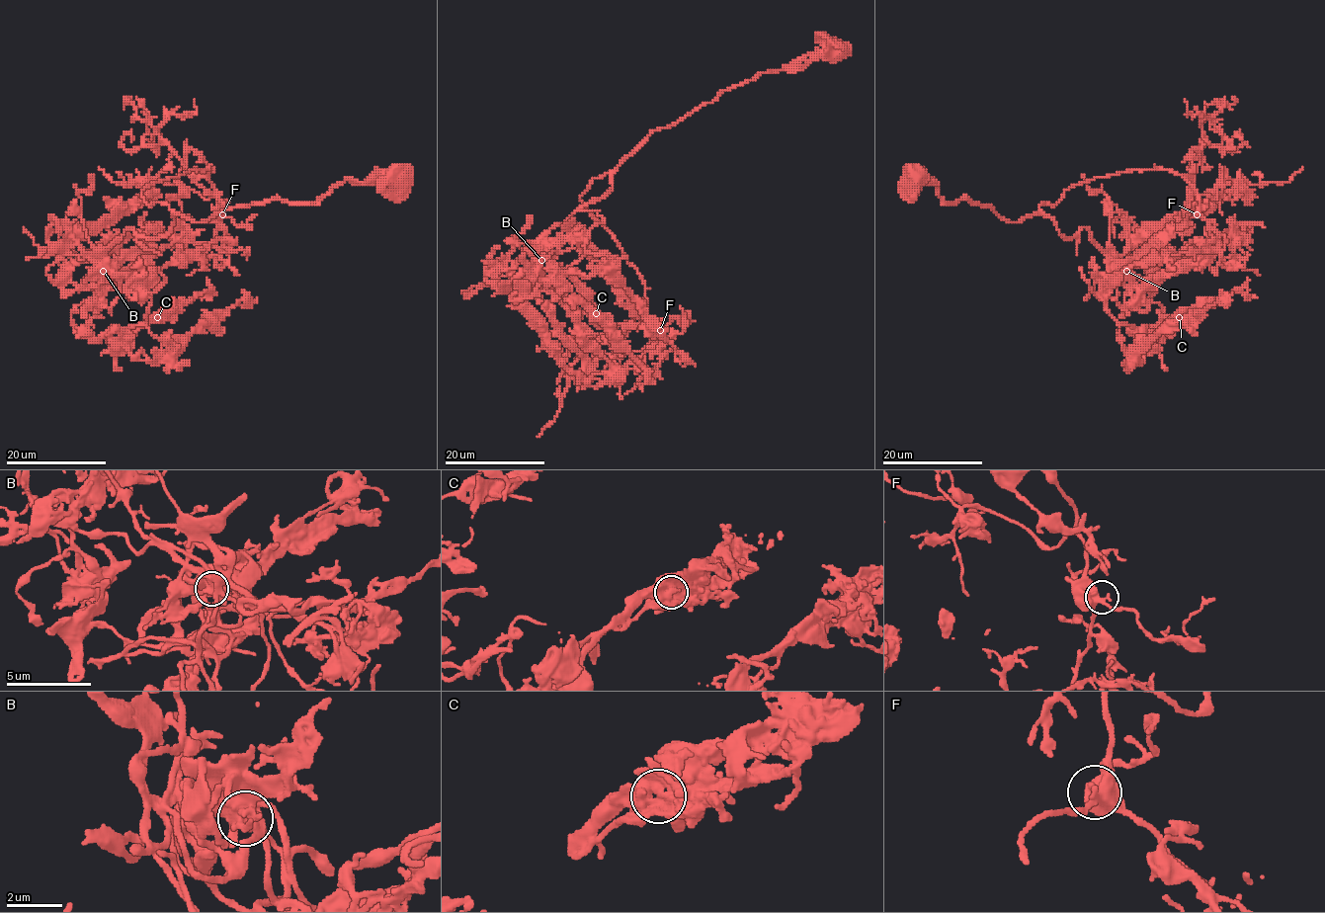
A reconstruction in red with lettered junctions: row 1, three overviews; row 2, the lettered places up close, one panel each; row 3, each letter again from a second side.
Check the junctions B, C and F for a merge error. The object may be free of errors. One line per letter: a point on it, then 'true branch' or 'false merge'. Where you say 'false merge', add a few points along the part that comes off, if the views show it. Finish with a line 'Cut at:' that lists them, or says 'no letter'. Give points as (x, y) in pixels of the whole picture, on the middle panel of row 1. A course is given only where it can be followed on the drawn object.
B: (541, 260) | true branch
C: (596, 313) | true branch
F: (660, 330) | true branch
Cut at: no letter

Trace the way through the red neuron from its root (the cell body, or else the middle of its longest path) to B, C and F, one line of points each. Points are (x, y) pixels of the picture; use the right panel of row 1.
B: (913, 178), (1011, 221), (1048, 215), (1067, 239), (1086, 228), (1126, 271)
C: (913, 178), (1067, 239), (1086, 228), (1163, 308), (1166, 336), (1142, 341), (1179, 317)
F: (913, 178), (1011, 221), (1048, 215), (1067, 239), (1086, 228), (1106, 277), (1194, 239), (1217, 248), (1197, 214)

